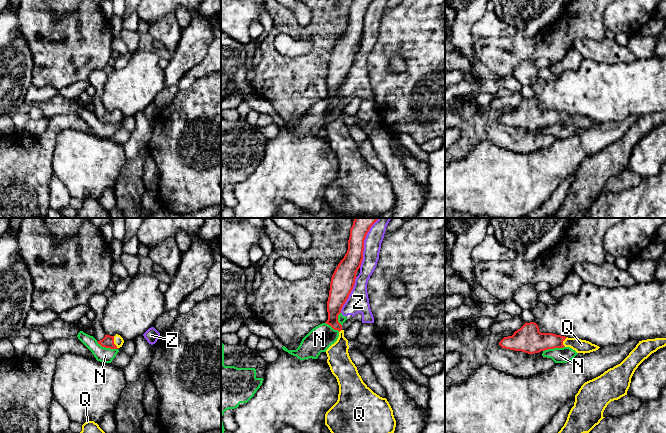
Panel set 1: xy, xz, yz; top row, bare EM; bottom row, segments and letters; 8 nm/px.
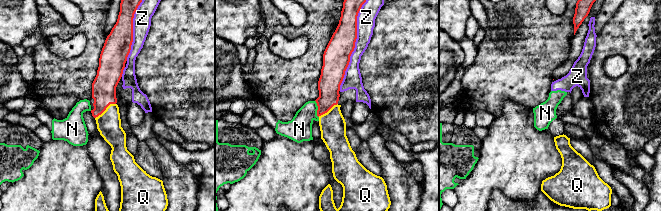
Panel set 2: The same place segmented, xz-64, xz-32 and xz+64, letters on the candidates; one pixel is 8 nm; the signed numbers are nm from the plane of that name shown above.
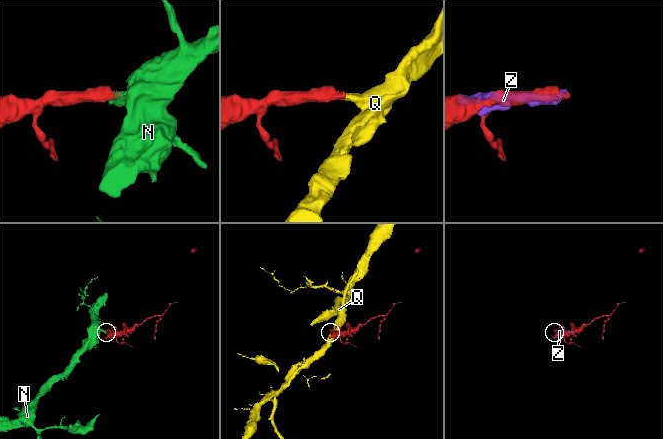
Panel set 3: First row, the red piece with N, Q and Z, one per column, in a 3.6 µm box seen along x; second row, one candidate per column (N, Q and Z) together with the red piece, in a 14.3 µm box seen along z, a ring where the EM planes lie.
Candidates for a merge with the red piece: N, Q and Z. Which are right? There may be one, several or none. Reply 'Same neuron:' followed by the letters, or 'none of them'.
Same neuron: Q

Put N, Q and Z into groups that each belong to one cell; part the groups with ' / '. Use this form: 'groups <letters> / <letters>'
groups N Z / Q

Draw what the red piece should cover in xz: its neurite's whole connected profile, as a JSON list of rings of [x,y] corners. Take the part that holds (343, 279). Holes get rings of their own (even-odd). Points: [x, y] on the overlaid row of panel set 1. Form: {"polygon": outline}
{"polygon": [[[378,218],[354,219],[350,229],[347,253],[336,267],[331,278],[327,301],[328,320],[325,323],[339,331],[337,341],[326,350],[327,363],[339,385],[338,400],[325,414],[325,425],[331,433],[394,433],[396,427],[393,410],[387,399],[374,393],[359,375],[357,367],[348,353],[348,340],[344,337],[344,330],[338,322],[338,315],[354,287],[356,273],[363,260],[364,240],[371,226],[377,220]]]}

